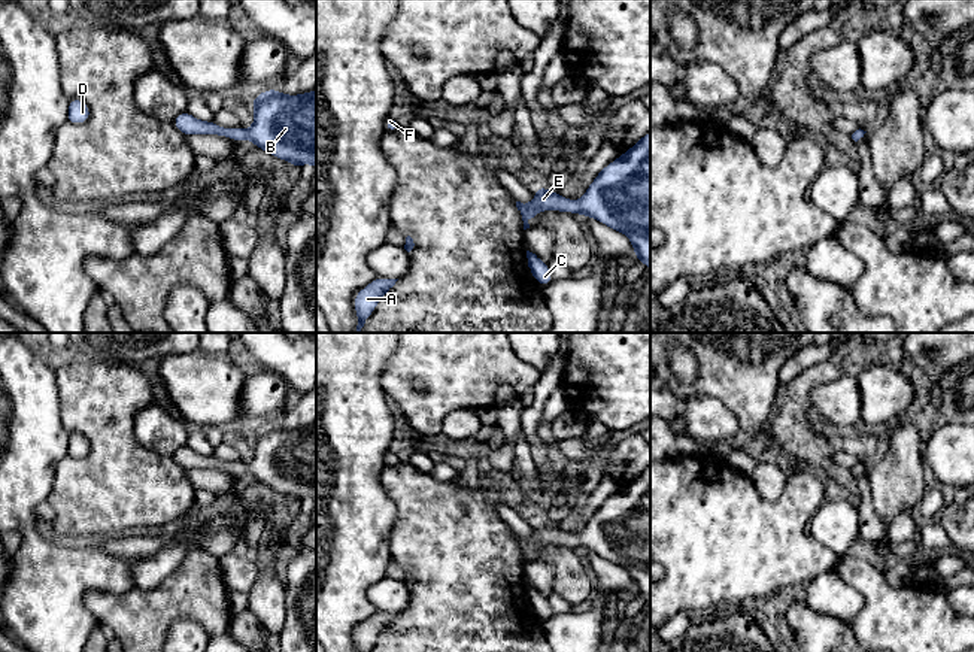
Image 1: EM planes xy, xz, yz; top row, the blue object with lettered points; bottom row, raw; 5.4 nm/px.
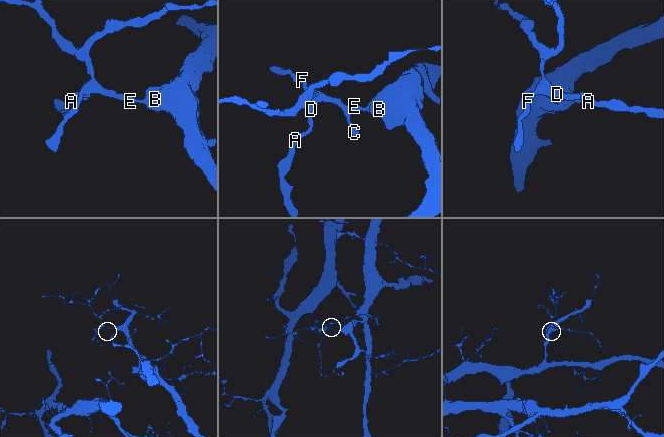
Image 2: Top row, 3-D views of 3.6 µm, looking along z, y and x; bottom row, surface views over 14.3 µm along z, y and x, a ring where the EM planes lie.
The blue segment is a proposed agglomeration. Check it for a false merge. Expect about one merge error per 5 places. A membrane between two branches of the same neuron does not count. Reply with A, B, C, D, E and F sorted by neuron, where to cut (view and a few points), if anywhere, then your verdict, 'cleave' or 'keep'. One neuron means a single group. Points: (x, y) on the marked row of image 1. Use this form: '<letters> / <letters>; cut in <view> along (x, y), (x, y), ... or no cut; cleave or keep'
A B C D E F; no cut; keep

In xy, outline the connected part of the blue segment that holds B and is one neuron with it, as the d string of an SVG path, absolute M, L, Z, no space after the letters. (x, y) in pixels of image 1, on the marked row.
M271 88L252 97L254 125L248 130L225 128L213 121L200 121L180 112L172 124L185 136L215 134L230 137L236 143L251 140L257 148L294 166L316 167L316 90L286 95Z

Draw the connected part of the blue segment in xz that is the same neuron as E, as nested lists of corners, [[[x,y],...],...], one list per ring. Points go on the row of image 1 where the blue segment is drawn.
[[[650,133],[623,152],[618,160],[607,164],[588,186],[577,201],[561,197],[541,185],[535,188],[531,203],[516,201],[524,221],[524,230],[530,228],[528,219],[535,218],[540,210],[558,210],[591,216],[604,225],[623,233],[632,243],[634,255],[650,270]]]

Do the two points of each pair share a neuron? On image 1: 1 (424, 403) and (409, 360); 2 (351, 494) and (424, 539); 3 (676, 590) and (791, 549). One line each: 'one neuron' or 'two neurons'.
1: one neuron
2: two neurons
3: one neuron

